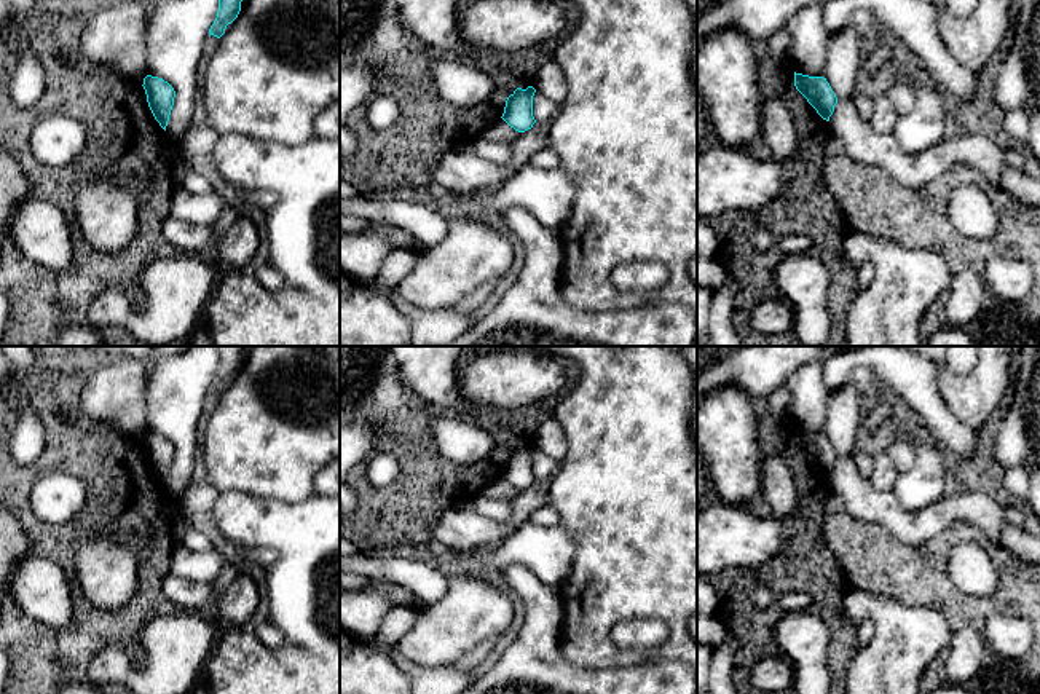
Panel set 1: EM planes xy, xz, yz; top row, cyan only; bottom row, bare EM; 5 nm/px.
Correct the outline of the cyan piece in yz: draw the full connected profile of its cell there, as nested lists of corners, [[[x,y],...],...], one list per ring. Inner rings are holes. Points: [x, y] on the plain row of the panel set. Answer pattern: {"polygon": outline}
{"polygon": [[[794,429],[794,444],[807,456],[807,459],[817,467],[817,471],[829,479],[834,469],[837,455],[833,450],[829,440],[823,434],[809,434]]]}

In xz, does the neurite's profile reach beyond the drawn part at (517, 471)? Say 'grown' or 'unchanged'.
unchanged

